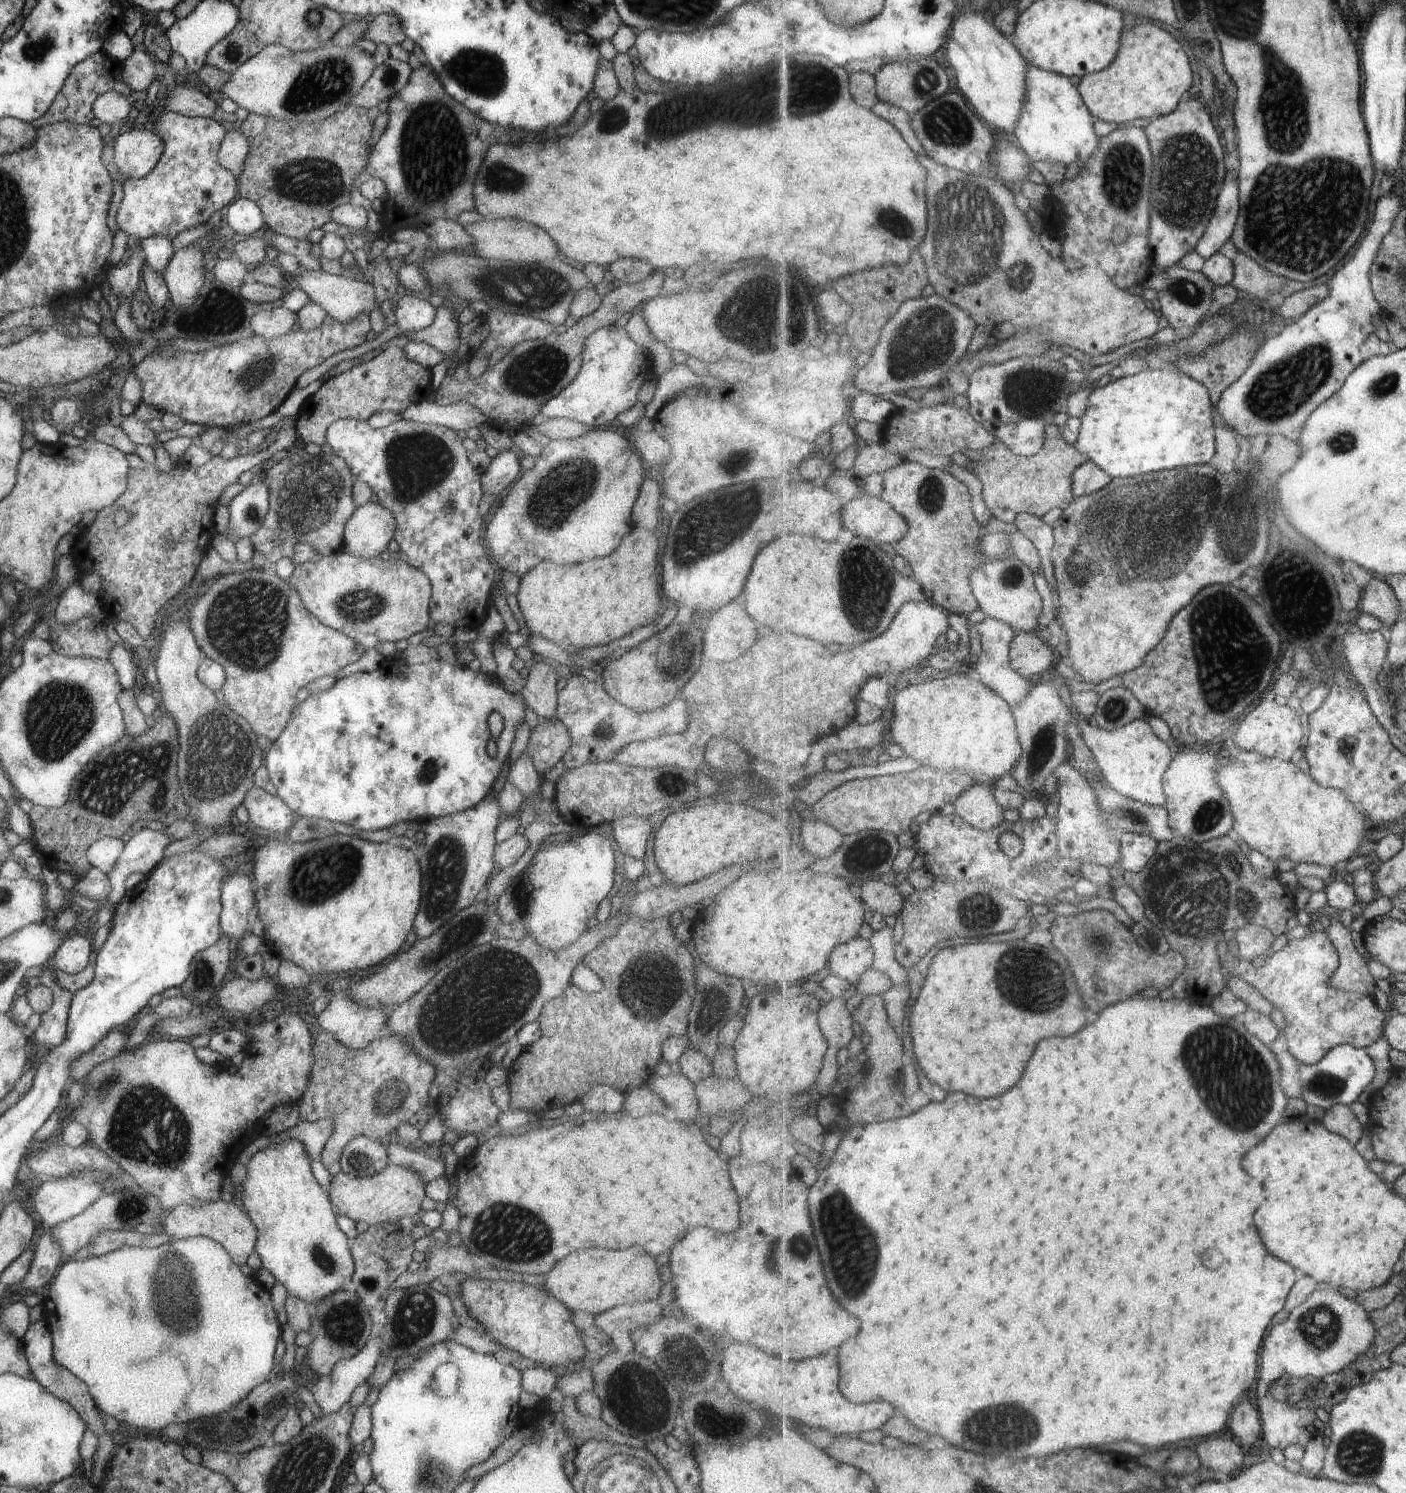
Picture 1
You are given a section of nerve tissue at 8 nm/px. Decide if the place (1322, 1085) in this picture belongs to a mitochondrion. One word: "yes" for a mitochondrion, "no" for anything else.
yes

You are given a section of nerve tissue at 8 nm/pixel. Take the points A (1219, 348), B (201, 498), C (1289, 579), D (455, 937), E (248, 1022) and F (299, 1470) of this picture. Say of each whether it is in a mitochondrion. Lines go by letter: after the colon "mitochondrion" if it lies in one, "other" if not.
A: mitochondrion
B: other
C: mitochondrion
D: mitochondrion
E: other
F: mitochondrion

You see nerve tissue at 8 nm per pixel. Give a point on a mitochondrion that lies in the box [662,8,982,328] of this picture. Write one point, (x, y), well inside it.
(820, 85)

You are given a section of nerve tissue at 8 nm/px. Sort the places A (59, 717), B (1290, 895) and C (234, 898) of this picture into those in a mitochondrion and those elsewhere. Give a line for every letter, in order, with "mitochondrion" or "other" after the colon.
A: mitochondrion
B: other
C: other

